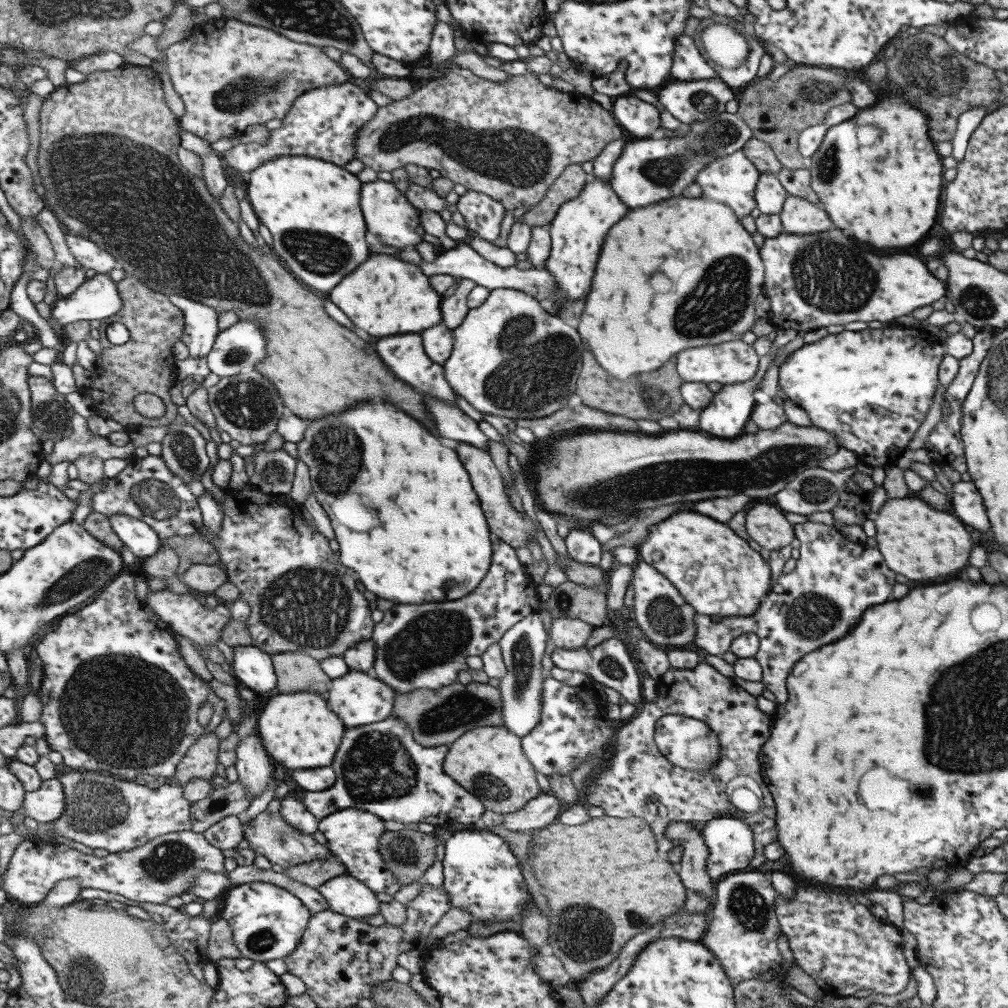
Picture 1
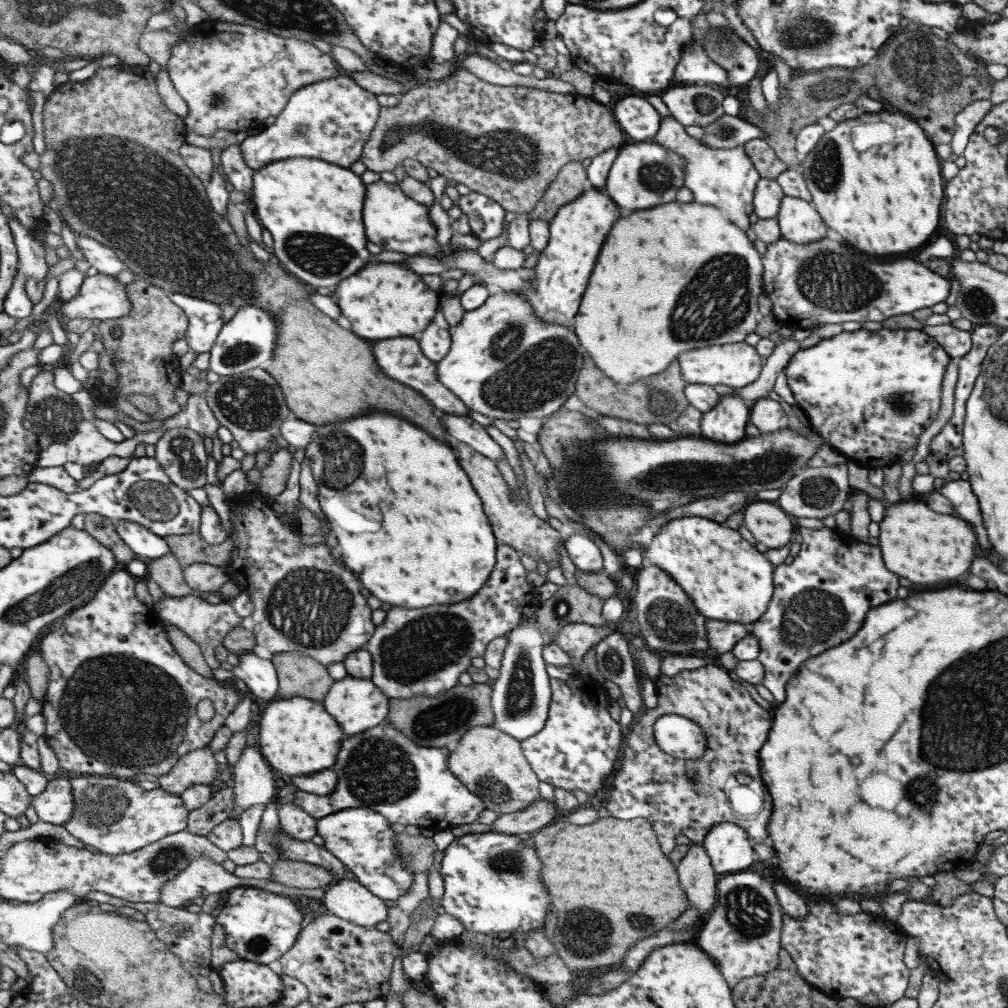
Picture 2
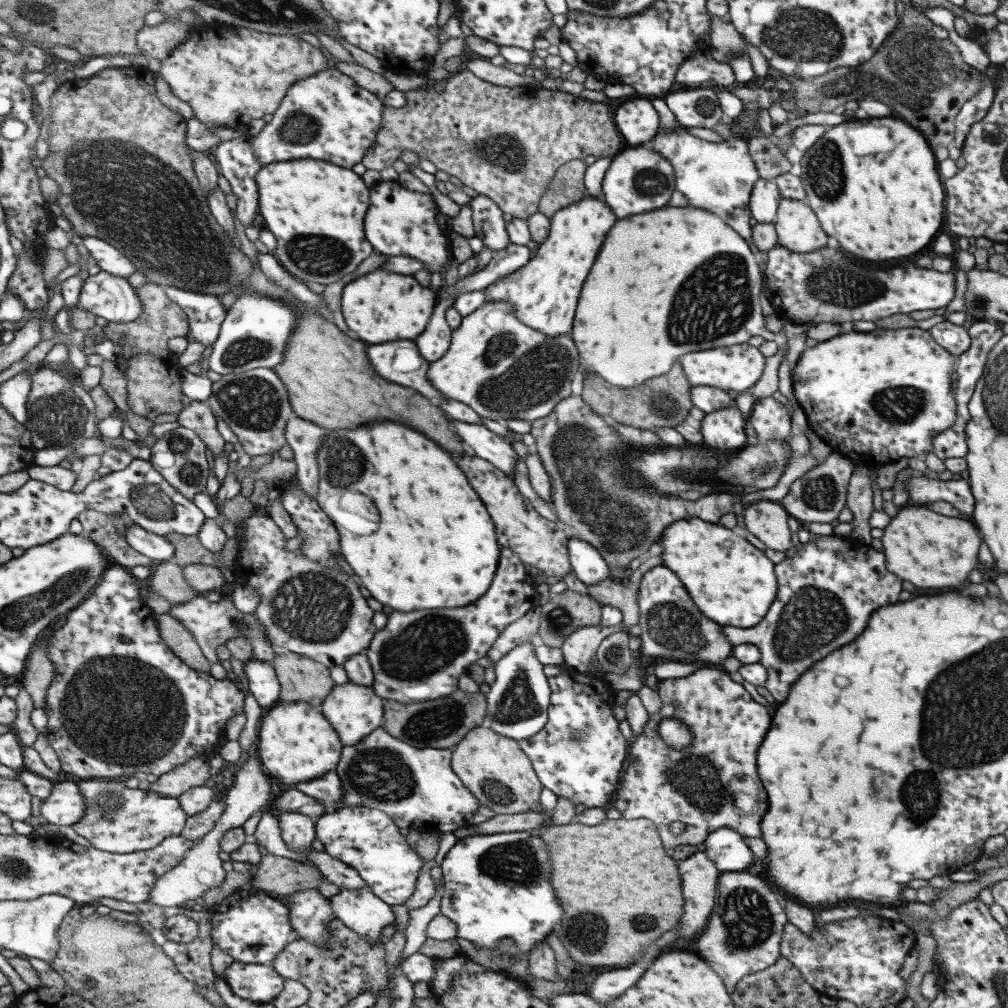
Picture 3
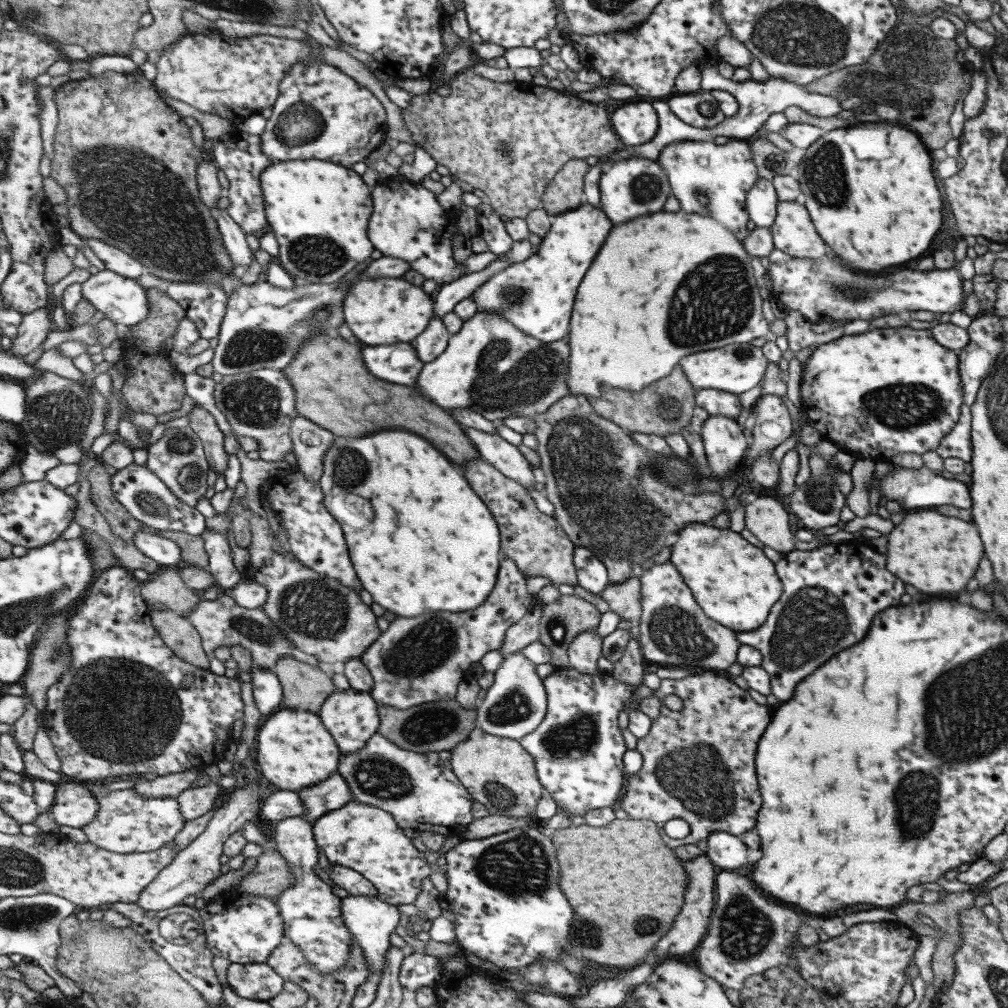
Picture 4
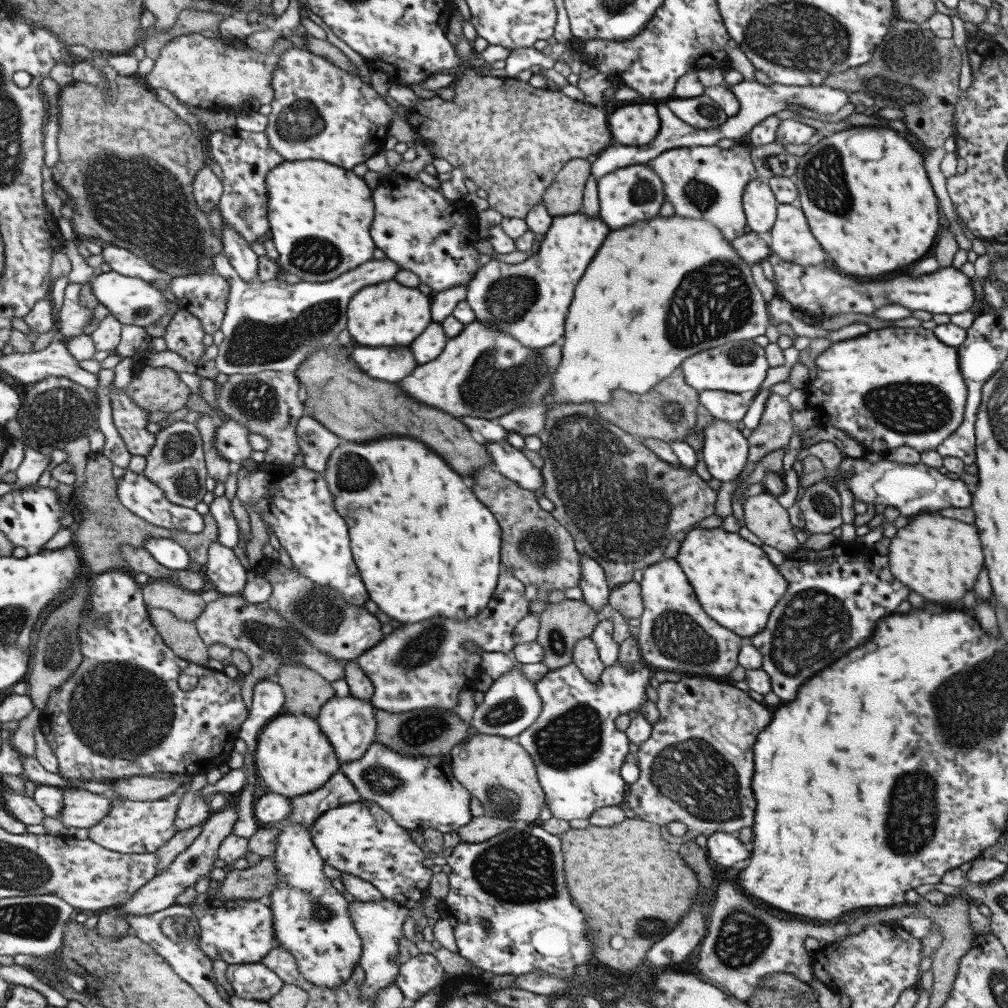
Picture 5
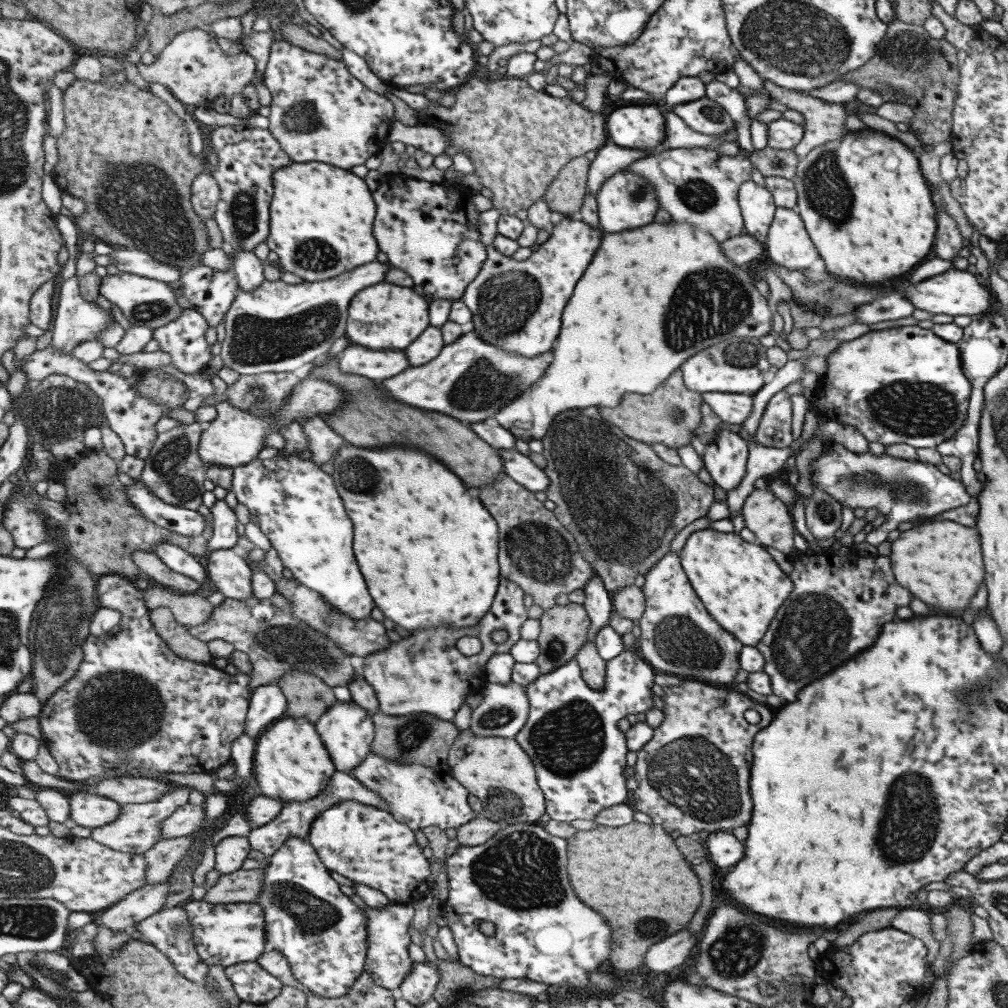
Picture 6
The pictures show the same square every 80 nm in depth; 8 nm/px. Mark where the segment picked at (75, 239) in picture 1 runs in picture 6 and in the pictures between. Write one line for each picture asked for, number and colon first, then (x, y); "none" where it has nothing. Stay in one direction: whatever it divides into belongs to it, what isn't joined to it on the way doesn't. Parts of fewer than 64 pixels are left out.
2: (102, 258)
3: (109, 259)
4: (114, 259)
5: (121, 261)
6: (137, 262)

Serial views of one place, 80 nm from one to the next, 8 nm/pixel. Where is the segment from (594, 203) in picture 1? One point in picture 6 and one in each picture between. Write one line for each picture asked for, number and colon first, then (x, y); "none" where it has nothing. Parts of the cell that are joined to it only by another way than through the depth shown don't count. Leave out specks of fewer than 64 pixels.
2: (575, 233)
3: (544, 291)
4: (535, 295)
5: (529, 300)
6: (517, 305)

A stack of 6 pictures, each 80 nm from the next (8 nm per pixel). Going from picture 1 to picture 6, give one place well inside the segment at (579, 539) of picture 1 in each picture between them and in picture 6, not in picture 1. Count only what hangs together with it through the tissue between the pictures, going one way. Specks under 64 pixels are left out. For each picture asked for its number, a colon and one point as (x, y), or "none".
2: (584, 554)
3: (589, 567)
4: (591, 575)
5: (592, 584)
6: (597, 603)

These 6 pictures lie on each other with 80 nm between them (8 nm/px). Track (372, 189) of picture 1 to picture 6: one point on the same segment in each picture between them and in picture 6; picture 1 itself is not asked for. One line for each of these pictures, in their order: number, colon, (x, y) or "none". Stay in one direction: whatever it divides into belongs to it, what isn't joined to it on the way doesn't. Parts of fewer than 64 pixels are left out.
2: (390, 219)
3: (400, 223)
4: (406, 222)
5: (413, 225)
6: (429, 230)

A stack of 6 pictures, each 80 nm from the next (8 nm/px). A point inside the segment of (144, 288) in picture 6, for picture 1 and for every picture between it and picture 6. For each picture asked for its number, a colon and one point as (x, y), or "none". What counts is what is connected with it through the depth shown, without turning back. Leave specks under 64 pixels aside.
1: (96, 298)
2: (100, 296)
3: (111, 297)
4: (121, 300)
5: (132, 301)

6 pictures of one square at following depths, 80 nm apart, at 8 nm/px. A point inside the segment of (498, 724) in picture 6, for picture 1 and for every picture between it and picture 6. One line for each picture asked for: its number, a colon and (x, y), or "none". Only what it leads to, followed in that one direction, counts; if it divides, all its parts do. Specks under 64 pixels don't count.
1: (521, 646)
2: (520, 697)
3: (516, 704)
4: (514, 704)
5: (510, 704)

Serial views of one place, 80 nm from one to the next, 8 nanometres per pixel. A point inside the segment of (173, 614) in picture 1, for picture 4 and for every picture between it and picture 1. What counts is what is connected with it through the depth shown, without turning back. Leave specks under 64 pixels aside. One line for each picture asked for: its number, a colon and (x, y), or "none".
2: (206, 624)
3: (210, 624)
4: (220, 622)

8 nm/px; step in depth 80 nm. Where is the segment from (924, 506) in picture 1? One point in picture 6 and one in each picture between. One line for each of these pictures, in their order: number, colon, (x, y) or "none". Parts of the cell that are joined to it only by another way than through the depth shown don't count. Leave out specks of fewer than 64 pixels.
2: (920, 545)
3: (930, 551)
4: (922, 550)
5: (938, 558)
6: (939, 562)

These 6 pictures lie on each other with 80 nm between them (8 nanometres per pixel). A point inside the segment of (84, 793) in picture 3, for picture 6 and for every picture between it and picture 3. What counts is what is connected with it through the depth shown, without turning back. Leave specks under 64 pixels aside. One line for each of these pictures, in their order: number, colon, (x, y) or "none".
4: (125, 822)
5: (129, 827)
6: (138, 826)

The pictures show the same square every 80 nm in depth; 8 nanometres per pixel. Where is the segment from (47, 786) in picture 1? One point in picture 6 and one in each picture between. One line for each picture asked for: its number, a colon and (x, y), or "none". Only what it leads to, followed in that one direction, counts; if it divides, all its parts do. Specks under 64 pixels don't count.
2: (54, 804)
3: (64, 805)
4: (73, 805)
5: (80, 808)
6: (90, 810)

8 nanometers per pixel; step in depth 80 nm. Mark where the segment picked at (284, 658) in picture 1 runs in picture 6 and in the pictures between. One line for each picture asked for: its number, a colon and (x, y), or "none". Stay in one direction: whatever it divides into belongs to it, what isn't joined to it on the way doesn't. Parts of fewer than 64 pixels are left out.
2: (298, 675)
3: (301, 679)
4: (304, 687)
5: (305, 691)
6: (307, 697)

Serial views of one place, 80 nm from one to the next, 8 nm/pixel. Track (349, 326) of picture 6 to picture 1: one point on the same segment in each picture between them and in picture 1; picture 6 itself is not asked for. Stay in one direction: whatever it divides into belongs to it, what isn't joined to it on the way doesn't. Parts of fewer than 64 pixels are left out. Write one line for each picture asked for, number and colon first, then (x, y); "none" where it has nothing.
1: (384, 295)
2: (383, 300)
3: (379, 306)
4: (384, 310)
5: (388, 314)

